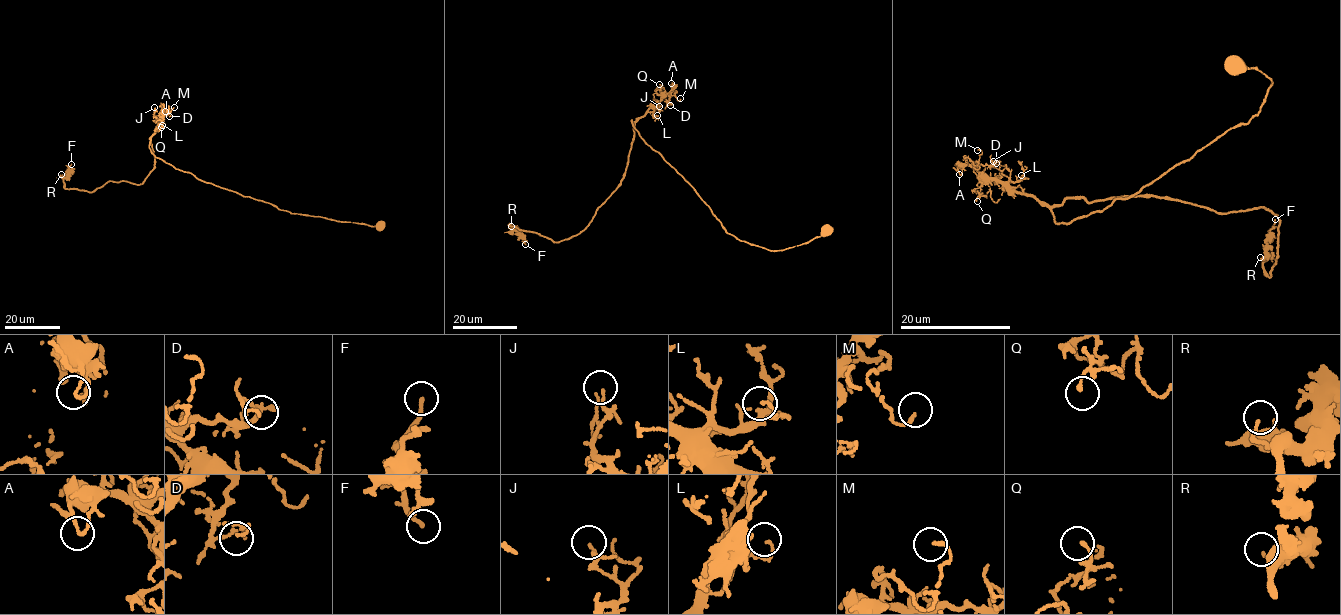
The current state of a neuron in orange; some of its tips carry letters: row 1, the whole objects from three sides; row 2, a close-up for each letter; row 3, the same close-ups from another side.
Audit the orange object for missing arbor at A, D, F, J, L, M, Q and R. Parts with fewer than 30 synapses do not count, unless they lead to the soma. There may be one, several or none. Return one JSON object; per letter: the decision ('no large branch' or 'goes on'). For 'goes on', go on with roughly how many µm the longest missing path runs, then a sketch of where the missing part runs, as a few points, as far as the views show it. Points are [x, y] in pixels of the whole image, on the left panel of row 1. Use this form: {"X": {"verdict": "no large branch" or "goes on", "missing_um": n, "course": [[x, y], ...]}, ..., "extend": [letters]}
{"A": {"verdict": "no large branch"}, "D": {"verdict": "no large branch"}, "F": {"verdict": "no large branch"}, "J": {"verdict": "no large branch"}, "L": {"verdict": "no large branch"}, "M": {"verdict": "no large branch"}, "Q": {"verdict": "no large branch"}, "R": {"verdict": "no large branch"}, "extend": []}

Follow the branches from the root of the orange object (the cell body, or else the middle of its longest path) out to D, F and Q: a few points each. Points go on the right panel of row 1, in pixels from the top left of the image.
D: (1234, 65), (1272, 82), (1261, 111), (1101, 212), (1055, 223), (1037, 200), (980, 173), (996, 163)
F: (1234, 65), (1272, 83), (1248, 123), (1101, 212), (1052, 210), (1265, 208), (1271, 276), (1275, 219)
Q: (1234, 65), (1272, 82), (1261, 111), (1135, 194), (1065, 223), (994, 180), (980, 186), (977, 201)

